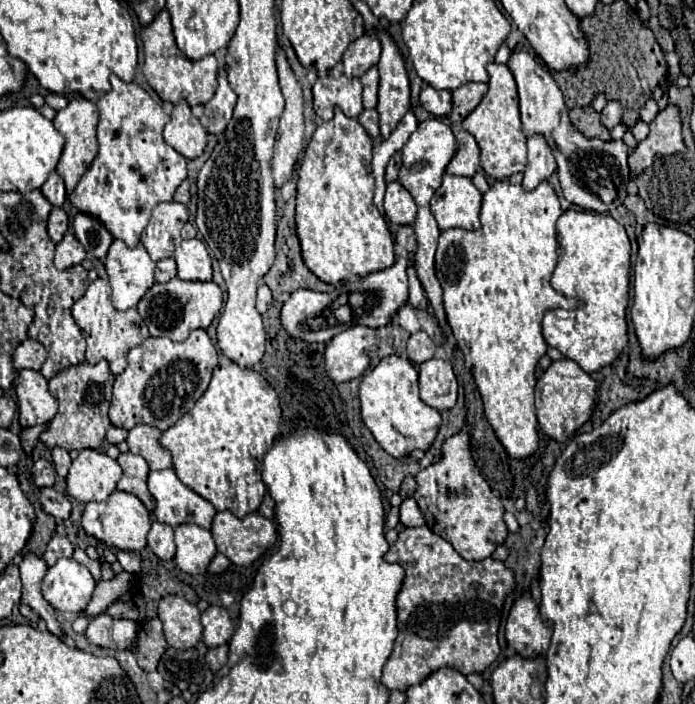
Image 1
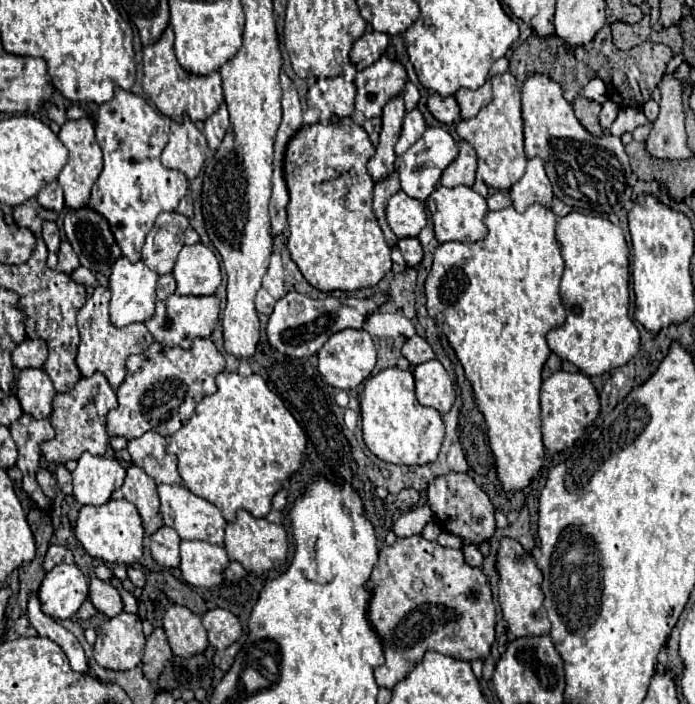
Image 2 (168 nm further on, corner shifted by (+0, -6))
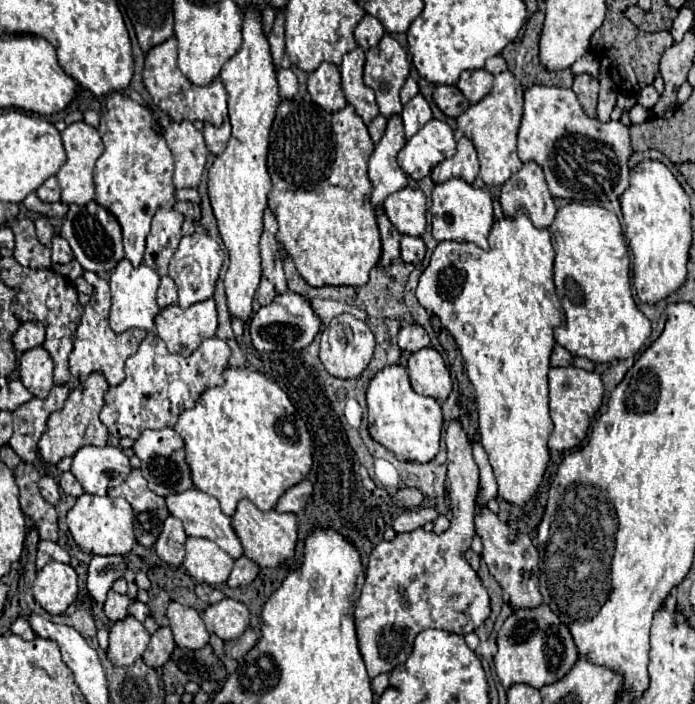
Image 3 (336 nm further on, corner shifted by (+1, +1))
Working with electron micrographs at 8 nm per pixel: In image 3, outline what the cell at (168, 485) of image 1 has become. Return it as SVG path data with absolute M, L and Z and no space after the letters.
M192 488L192 490L186 490L186 492L182 492L182 494L168 496L168 498L166 498L166 506L168 506L168 510L170 510L172 516L176 516L176 518L180 518L180 520L184 522L184 530L186 530L188 536L208 538L208 540L216 542L216 544L218 544L224 552L228 552L234 560L238 560L238 558L244 554L242 544L240 544L240 540L238 540L238 536L236 536L236 532L234 532L234 528L232 528L232 520L220 510L220 504L218 504L218 500L216 500L214 496L210 496L210 494L202 492L202 490Z

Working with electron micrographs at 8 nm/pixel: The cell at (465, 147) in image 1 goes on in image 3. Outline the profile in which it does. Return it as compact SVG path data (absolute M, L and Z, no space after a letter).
M460 138L458 152L452 158L436 164L430 174L434 184L442 184L450 178L460 178L460 180L472 184L476 176L478 176L478 158L476 158L474 144L468 138Z

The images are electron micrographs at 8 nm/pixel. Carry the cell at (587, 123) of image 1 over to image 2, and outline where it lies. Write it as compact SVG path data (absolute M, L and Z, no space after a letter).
M579 95L575 101L573 101L573 111L575 111L575 117L579 119L579 123L593 135L593 137L601 137L603 135L603 129L599 125L599 111L601 111L601 105L595 103L595 101L587 101L583 95Z

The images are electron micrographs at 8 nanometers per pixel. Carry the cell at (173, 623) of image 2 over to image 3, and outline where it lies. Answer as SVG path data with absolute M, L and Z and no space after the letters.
M172 602L168 606L168 620L170 620L174 640L180 648L198 650L208 644L210 634L202 622L202 616L194 608Z

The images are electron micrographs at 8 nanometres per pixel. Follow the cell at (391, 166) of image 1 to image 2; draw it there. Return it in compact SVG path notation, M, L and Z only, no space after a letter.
M391 171L389 175L385 175L381 181L375 183L375 201L373 201L373 213L385 233L385 239L389 245L395 245L397 243L397 237L393 235L393 231L389 229L387 221L385 221L385 207L387 207L387 201L391 195L395 195L399 191L399 177L397 177L397 171Z

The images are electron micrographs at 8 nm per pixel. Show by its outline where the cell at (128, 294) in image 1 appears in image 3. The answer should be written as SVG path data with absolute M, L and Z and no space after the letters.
M126 258L118 262L118 266L112 270L110 276L110 290L112 290L112 308L110 308L110 328L120 334L132 328L138 330L154 330L154 316L158 314L156 306L156 290L160 284L160 276L148 268L146 264L134 268Z

